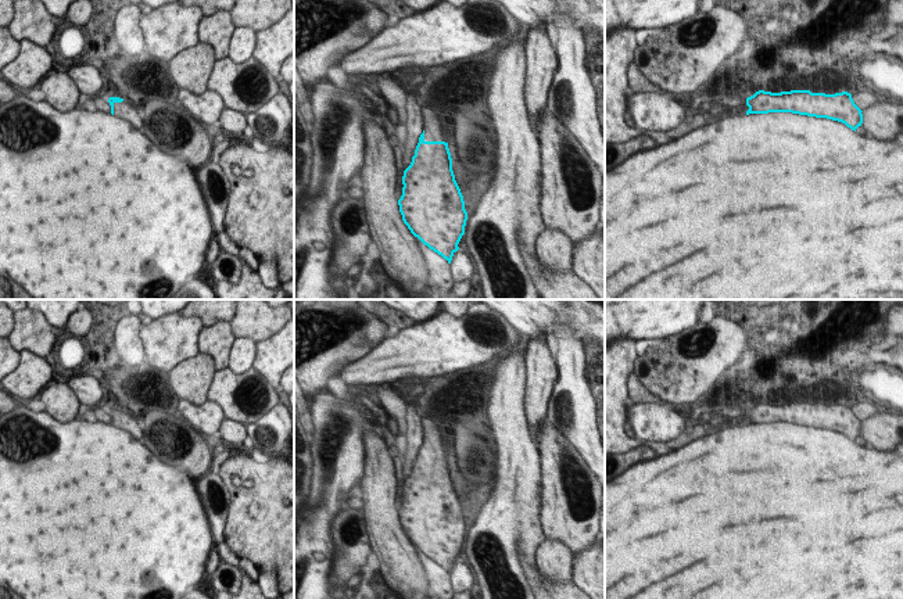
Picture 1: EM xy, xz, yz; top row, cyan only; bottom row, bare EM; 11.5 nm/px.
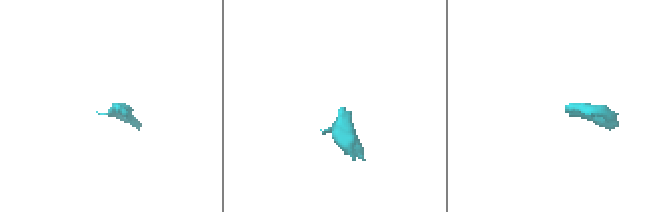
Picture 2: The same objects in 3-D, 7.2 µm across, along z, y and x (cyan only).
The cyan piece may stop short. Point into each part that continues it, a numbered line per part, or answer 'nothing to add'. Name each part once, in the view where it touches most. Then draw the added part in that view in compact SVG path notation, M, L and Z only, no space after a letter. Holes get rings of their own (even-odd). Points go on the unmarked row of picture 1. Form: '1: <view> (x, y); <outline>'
1: xz (434, 437); M430 412L422 413L420 424L423 428L424 452L449 453L449 442L445 431Z

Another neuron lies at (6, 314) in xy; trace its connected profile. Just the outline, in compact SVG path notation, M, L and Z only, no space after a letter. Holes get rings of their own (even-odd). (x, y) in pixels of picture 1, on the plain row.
M0 301L0 337L7 338L14 329L14 312Z

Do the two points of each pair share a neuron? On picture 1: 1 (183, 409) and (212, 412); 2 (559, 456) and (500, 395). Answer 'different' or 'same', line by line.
1: same
2: different

